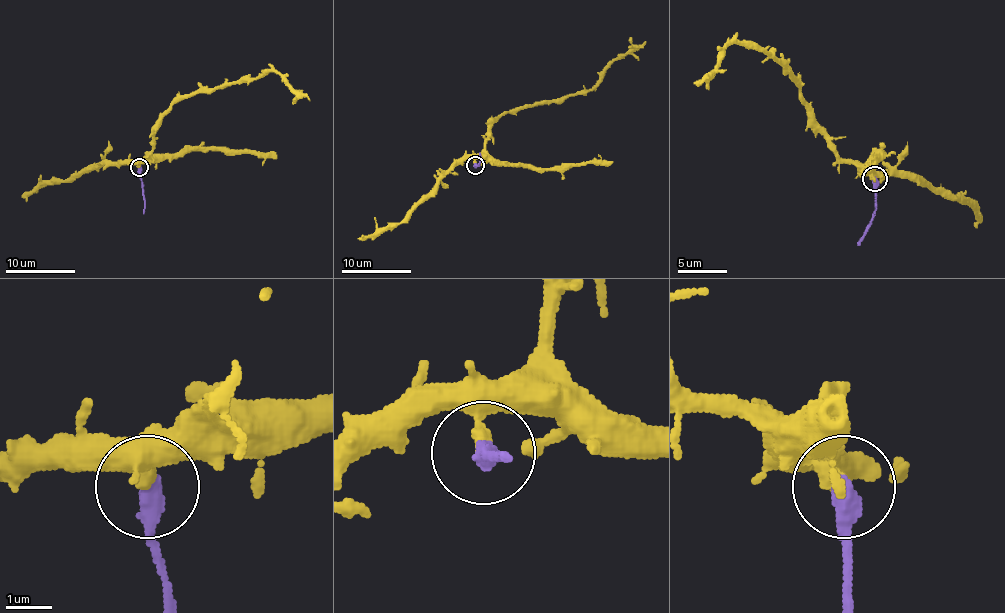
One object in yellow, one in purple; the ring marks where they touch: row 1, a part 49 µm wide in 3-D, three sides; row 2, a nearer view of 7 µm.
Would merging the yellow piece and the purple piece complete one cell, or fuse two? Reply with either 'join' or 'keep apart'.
keep apart

